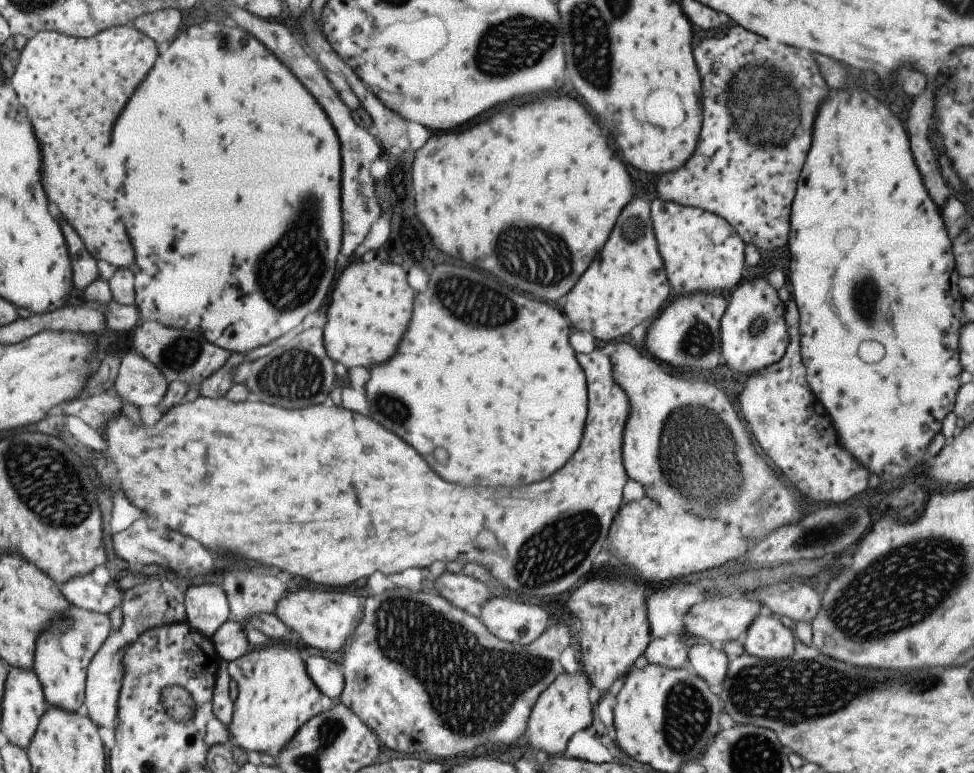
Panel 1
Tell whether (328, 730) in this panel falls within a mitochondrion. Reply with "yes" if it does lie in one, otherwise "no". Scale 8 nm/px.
yes

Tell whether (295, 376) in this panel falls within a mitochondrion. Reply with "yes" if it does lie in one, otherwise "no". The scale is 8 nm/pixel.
yes

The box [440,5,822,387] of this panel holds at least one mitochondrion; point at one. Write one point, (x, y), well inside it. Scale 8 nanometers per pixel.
(516, 44)

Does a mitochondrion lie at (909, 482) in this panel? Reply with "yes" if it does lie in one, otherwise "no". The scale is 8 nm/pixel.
no

